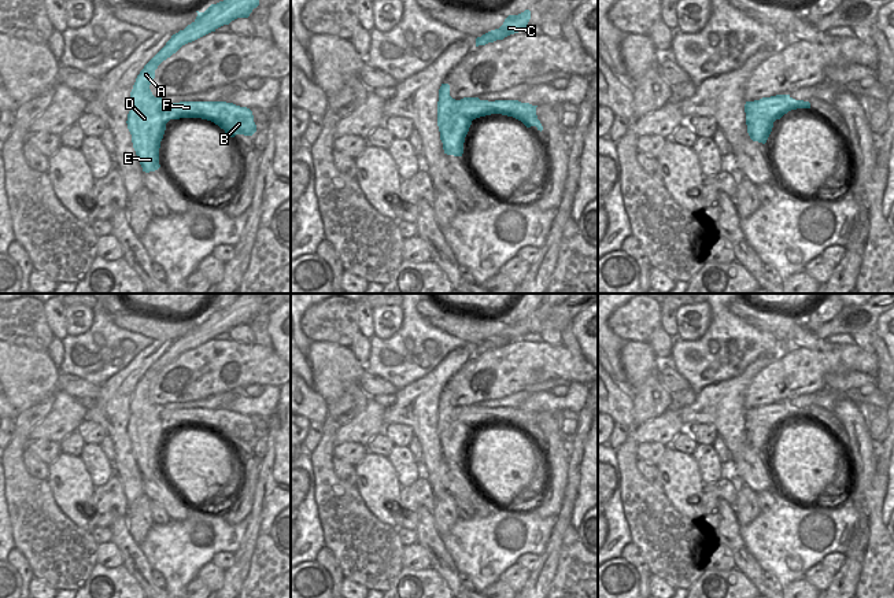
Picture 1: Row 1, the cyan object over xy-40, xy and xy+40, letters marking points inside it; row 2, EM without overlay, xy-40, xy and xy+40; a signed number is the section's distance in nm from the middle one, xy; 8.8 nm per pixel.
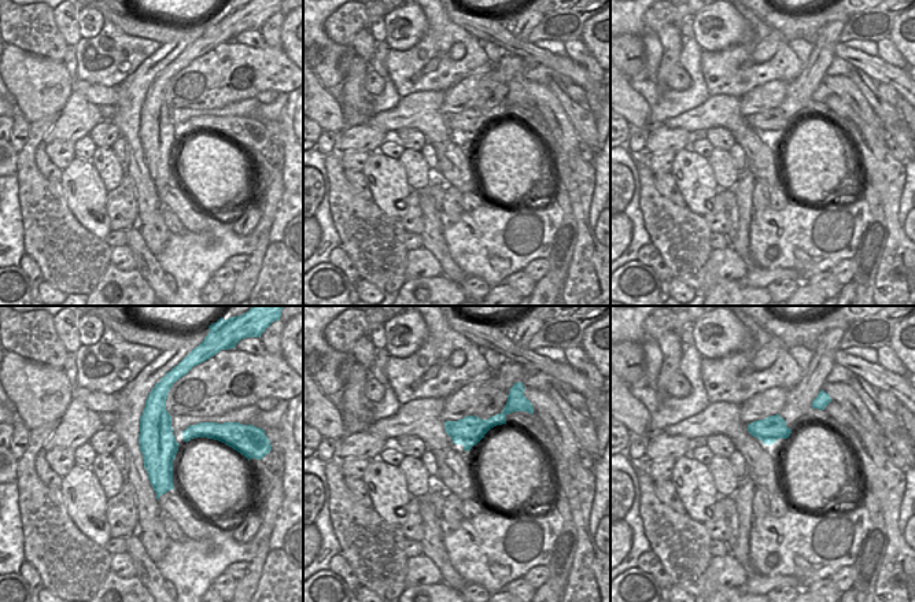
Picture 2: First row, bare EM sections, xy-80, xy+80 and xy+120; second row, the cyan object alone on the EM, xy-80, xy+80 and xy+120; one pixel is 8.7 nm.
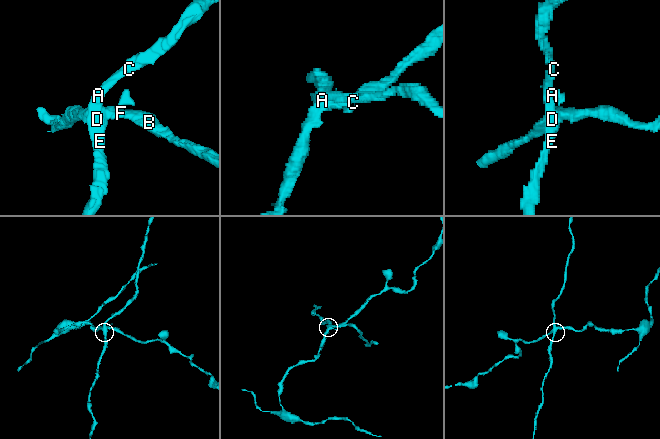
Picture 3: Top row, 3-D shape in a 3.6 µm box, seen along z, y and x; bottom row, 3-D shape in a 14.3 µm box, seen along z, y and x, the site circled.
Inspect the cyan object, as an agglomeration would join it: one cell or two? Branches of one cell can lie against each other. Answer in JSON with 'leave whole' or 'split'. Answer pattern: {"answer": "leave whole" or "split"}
{"answer": "split"}

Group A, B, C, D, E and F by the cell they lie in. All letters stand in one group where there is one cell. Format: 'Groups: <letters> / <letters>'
Groups: A C D E / B F.

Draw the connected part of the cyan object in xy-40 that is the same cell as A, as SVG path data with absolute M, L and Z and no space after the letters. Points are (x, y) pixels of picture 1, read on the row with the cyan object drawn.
M224 0L211 4L184 30L173 34L166 45L144 66L130 92L130 111L128 129L133 148L143 171L149 173L160 167L159 148L169 119L160 111L162 97L155 97L149 89L158 66L176 53L182 45L192 43L237 18L248 18L259 0Z

